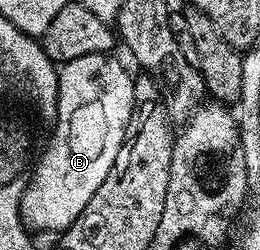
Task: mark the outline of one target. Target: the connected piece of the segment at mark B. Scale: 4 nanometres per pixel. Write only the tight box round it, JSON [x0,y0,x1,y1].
[18,54,136,233]

